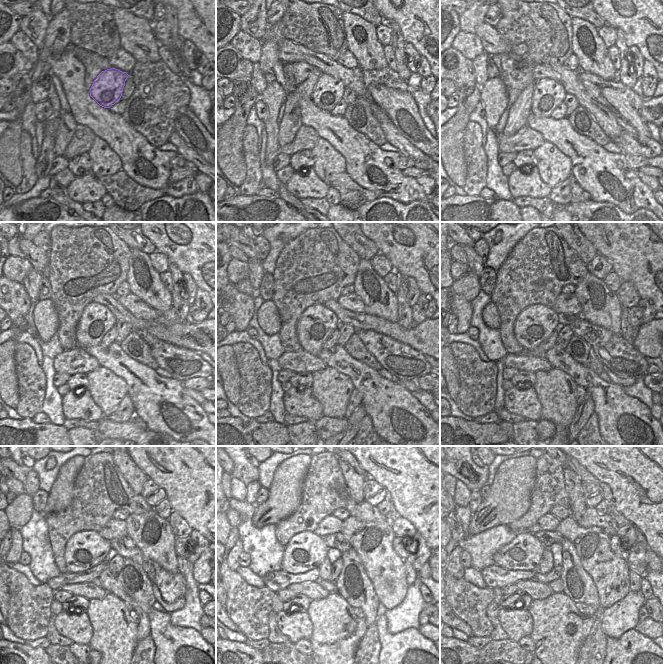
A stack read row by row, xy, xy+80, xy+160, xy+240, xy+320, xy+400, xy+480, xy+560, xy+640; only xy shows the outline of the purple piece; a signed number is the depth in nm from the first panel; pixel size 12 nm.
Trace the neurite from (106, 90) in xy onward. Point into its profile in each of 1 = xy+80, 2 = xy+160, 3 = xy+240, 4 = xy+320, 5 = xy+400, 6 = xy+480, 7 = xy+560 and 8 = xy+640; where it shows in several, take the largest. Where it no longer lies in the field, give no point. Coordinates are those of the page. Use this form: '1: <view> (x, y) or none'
1: xy+80 (328, 91)
2: xy+160 (548, 94)
3: xy+240 (96, 320)
4: xy+320 (317, 322)
5: xy+400 (536, 323)
6: xy+480 (85, 549)
7: xy+560 (305, 551)
8: xy+640 (524, 553)

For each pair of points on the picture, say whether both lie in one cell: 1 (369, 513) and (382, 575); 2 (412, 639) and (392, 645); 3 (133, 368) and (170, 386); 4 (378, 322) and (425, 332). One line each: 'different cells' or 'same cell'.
1: different cells
2: same cell
3: same cell
4: same cell

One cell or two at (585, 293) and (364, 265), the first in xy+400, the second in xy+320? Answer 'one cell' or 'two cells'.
one cell

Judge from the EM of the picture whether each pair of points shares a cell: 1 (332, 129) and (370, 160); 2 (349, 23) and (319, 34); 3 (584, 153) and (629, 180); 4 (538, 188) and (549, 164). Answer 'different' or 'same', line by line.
1: same
2: different
3: same
4: different

